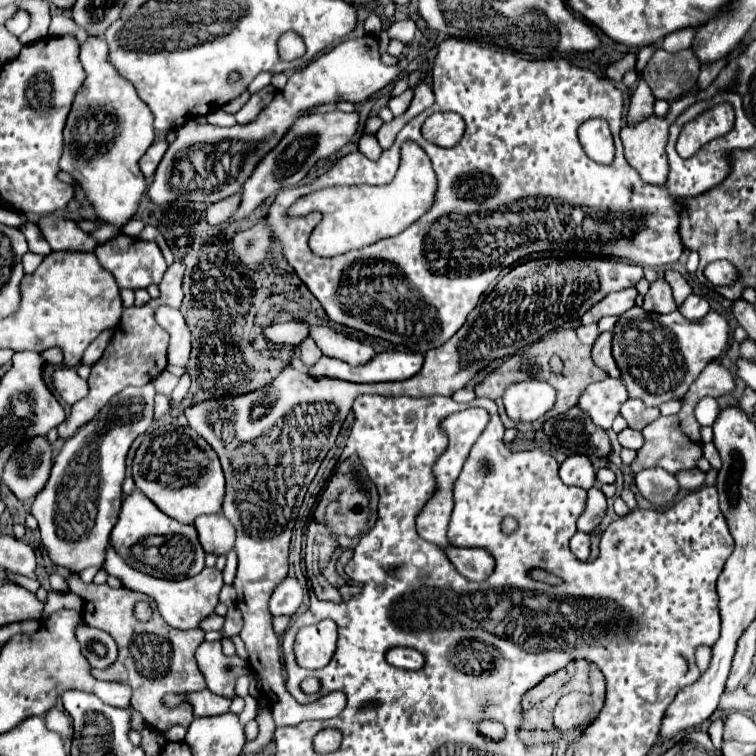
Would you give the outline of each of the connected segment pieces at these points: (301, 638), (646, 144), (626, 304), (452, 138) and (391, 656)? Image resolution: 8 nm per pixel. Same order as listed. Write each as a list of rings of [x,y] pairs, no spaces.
[[[321,620],[311,626],[303,626],[295,636],[295,660],[301,668],[323,668],[335,650],[337,628],[327,626],[329,620]]]
[[[701,92],[685,94],[683,98],[679,98],[671,104],[669,116],[665,116],[665,118],[653,116],[653,118],[647,118],[645,122],[637,124],[637,126],[625,126],[621,130],[621,142],[623,142],[623,148],[625,148],[625,158],[639,172],[639,176],[645,182],[655,184],[655,186],[665,186],[667,174],[669,174],[669,166],[667,166],[667,160],[665,160],[665,146],[667,146],[667,138],[669,138],[669,126],[679,118],[679,114],[683,110],[687,110],[691,104],[695,104],[699,100],[703,100]]]
[[[635,286],[619,290],[619,292],[611,292],[603,300],[599,300],[597,304],[593,304],[581,316],[581,322],[583,324],[593,324],[593,322],[597,322],[603,316],[619,316],[619,314],[623,314],[625,310],[629,310],[635,304],[635,298],[637,298]]]
[[[453,112],[434,113],[423,124],[425,140],[437,146],[453,146],[459,138],[462,138],[464,130],[463,118]]]
[[[395,648],[395,650],[389,650],[387,654],[387,662],[391,666],[397,666],[397,668],[405,668],[405,670],[419,670],[423,666],[423,656],[413,650],[413,648]]]

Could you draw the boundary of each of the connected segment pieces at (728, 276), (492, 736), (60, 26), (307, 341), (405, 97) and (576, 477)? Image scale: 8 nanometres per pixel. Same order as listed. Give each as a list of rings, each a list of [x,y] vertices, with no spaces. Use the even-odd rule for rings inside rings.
[[[713,262],[713,266],[709,266],[705,274],[709,276],[709,280],[713,280],[715,286],[727,286],[735,280],[735,270],[729,262]]]
[[[479,720],[479,726],[477,726],[477,732],[487,738],[487,740],[503,740],[505,738],[505,726],[501,722],[495,722],[495,720]]]
[[[53,16],[51,18],[51,26],[49,26],[49,36],[63,36],[63,34],[71,34],[77,38],[79,44],[87,42],[87,36],[85,30],[81,30],[81,26],[77,26],[71,18],[67,16]]]
[[[305,338],[301,342],[301,360],[303,360],[303,364],[305,366],[313,366],[323,354],[321,354],[321,350],[319,350],[319,346],[315,344],[315,340],[313,338]]]
[[[407,88],[401,96],[397,96],[397,98],[391,98],[391,100],[389,100],[389,110],[393,112],[393,116],[401,116],[401,114],[409,108],[411,100],[413,100],[413,90],[411,90],[411,88]]]
[[[586,455],[568,456],[559,467],[559,476],[568,486],[578,486],[585,490],[595,486],[596,471]]]

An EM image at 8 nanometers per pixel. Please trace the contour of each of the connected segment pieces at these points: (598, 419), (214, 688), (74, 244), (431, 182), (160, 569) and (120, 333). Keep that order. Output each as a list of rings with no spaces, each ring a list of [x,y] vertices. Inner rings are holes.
[[[605,378],[589,384],[579,396],[577,408],[587,412],[589,418],[603,430],[611,428],[613,418],[619,414],[619,406],[627,400],[627,388],[621,378]]]
[[[203,642],[195,658],[207,688],[215,694],[235,698],[235,682],[239,676],[249,674],[249,662],[239,656],[225,656],[221,652],[221,642]]]
[[[67,216],[41,218],[39,228],[47,238],[51,250],[77,250],[91,252],[97,246],[97,240],[89,232],[81,230],[79,224]]]
[[[411,140],[401,146],[400,165],[397,176],[387,186],[323,188],[297,200],[289,210],[303,210],[301,214],[317,210],[323,214],[323,220],[309,238],[309,248],[321,256],[337,256],[381,238],[395,236],[421,218],[435,202],[437,176],[427,154],[423,154],[422,148]]]
[[[135,490],[123,500],[117,524],[111,530],[111,546],[131,568],[155,578],[185,580],[205,568],[205,552],[197,540],[195,528],[163,514],[141,490]]]
[[[173,262],[161,284],[159,292],[161,296],[155,300],[149,300],[145,306],[131,306],[123,310],[123,320],[121,324],[113,330],[113,336],[103,352],[103,356],[93,364],[91,374],[89,374],[89,394],[73,404],[71,414],[63,424],[57,426],[59,438],[71,438],[79,426],[89,422],[115,394],[119,394],[125,386],[145,386],[151,380],[155,380],[165,368],[167,368],[167,350],[169,350],[169,334],[155,322],[155,310],[163,304],[179,308],[183,302],[183,262]]]

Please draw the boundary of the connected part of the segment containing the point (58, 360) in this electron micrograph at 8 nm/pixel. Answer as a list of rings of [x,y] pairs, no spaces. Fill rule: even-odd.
[[[57,347],[42,352],[41,356],[50,365],[60,365],[63,363],[63,353]]]

